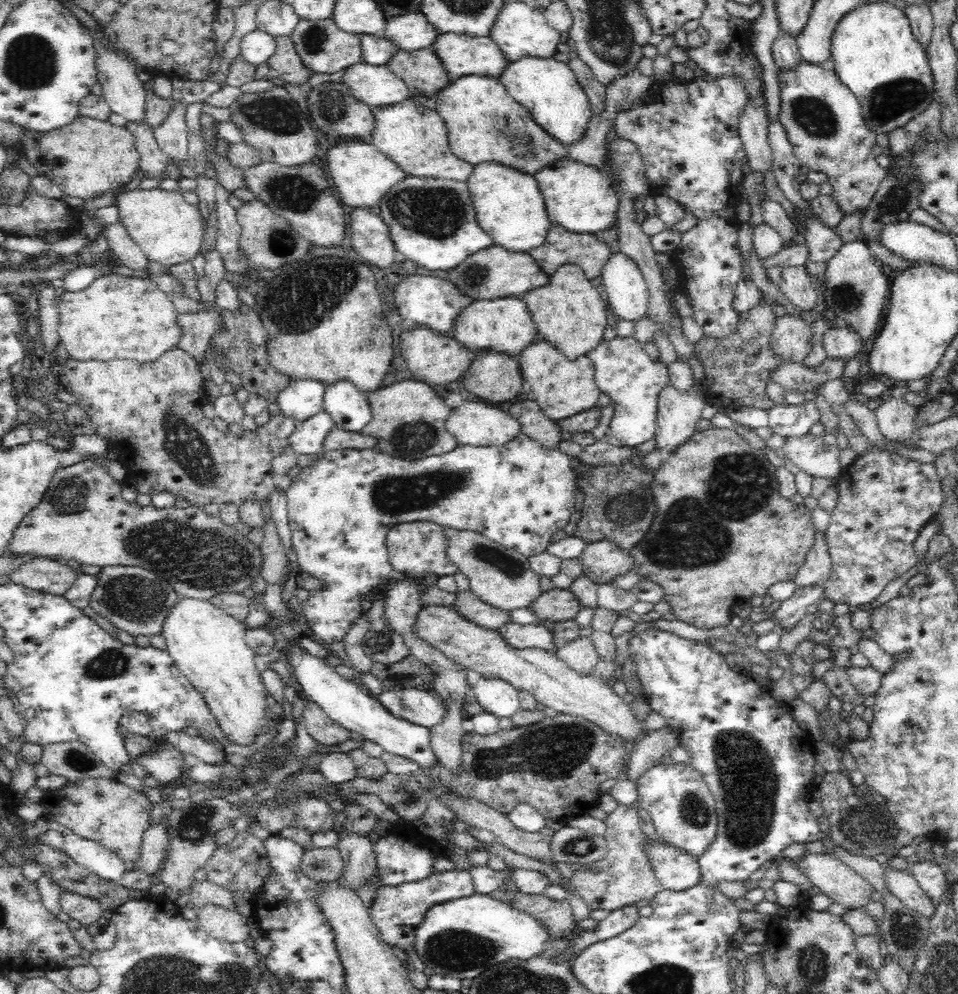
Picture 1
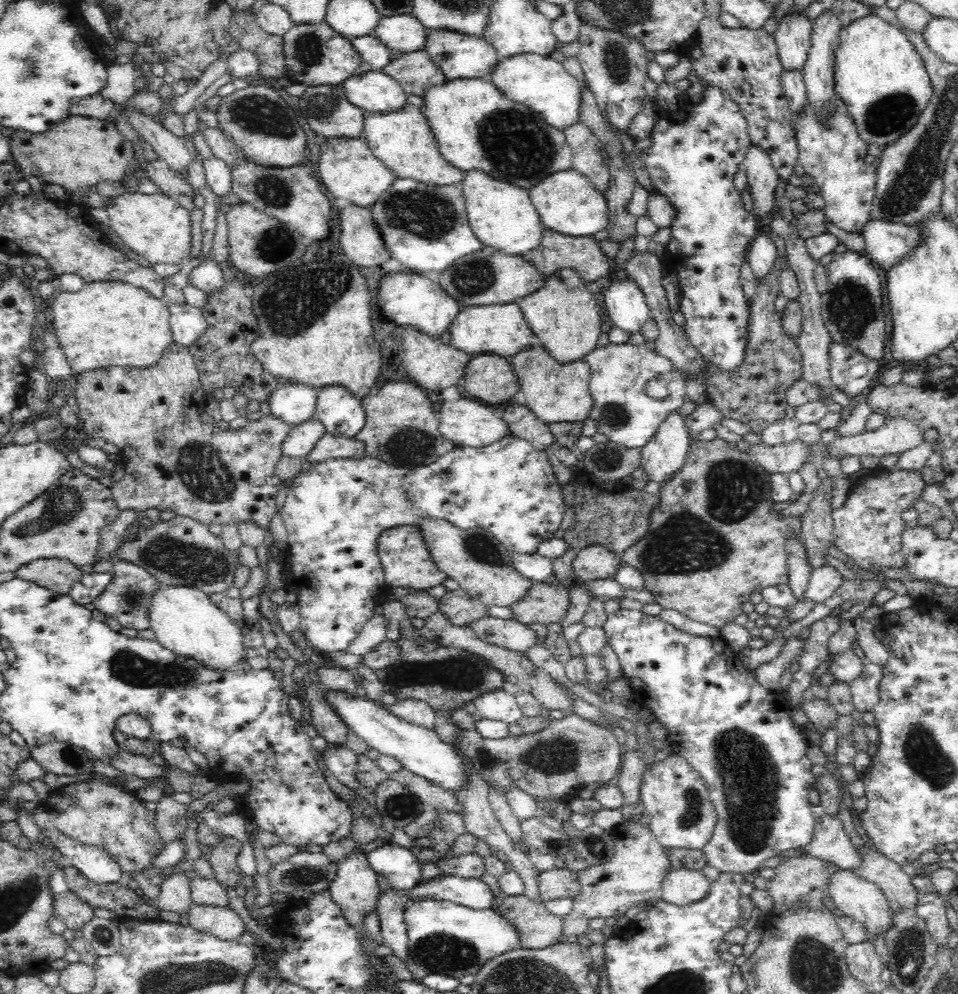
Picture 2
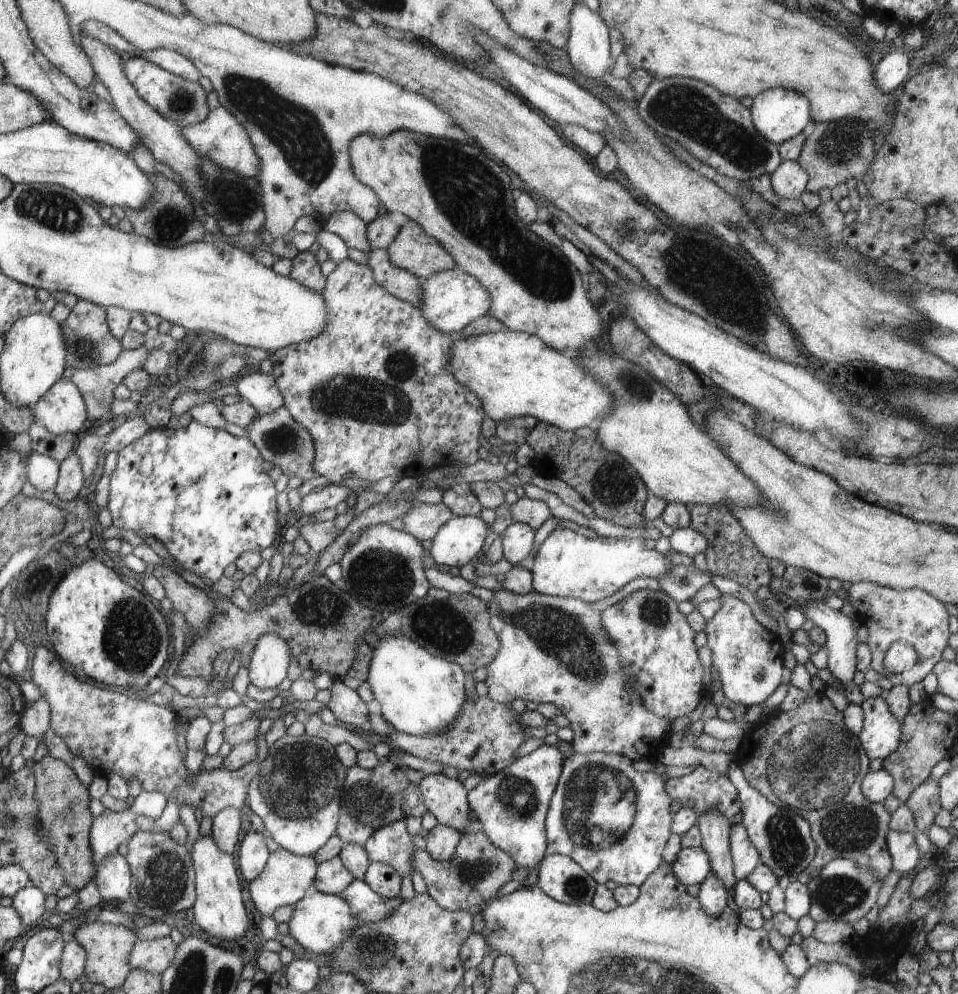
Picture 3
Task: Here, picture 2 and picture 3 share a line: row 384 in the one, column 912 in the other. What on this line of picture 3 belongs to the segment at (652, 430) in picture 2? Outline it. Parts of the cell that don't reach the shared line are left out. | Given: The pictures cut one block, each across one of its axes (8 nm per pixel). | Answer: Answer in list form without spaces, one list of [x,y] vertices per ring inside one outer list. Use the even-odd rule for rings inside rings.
[[[853,583],[848,592],[847,600],[854,607],[859,622],[866,626],[868,640],[866,644],[872,651],[870,669],[878,674],[889,677],[894,685],[905,687],[920,683],[926,674],[932,672],[932,666],[940,661],[942,650],[942,620],[940,620],[940,599],[920,589],[898,590],[876,583]],[[896,641],[910,643],[917,652],[917,663],[910,670],[892,675],[885,672],[883,665],[884,653]]]

